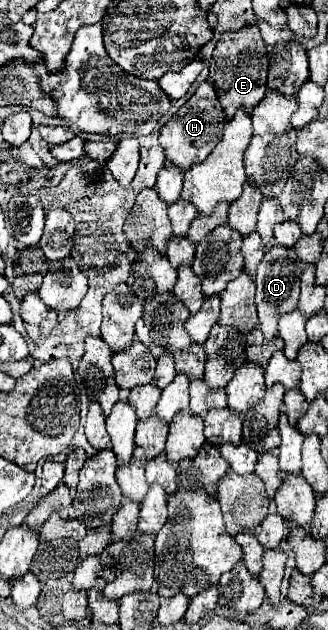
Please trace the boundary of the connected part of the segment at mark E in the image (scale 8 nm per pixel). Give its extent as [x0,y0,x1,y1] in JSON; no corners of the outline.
[208,25,272,117]

